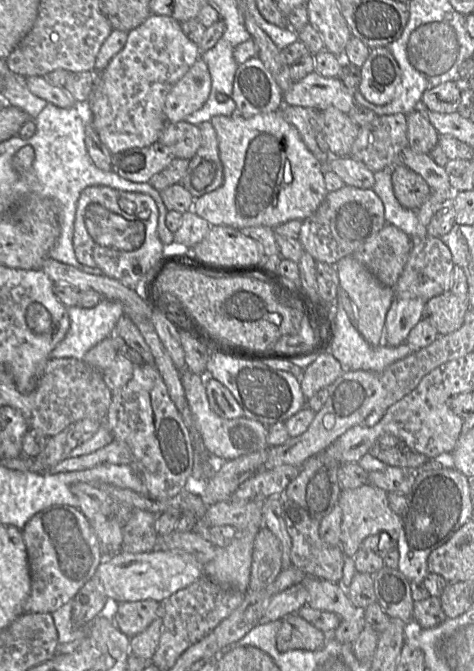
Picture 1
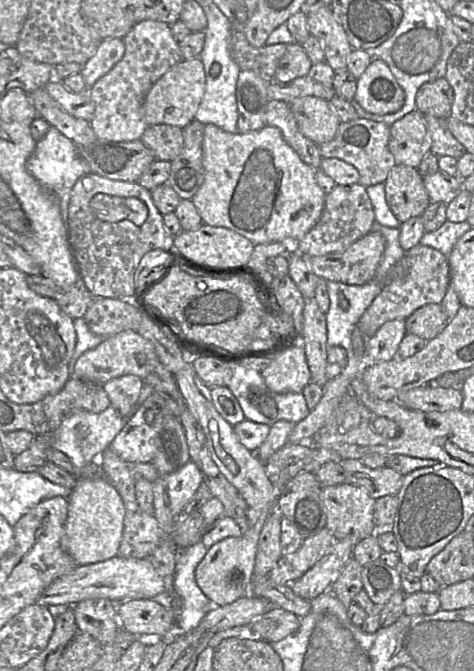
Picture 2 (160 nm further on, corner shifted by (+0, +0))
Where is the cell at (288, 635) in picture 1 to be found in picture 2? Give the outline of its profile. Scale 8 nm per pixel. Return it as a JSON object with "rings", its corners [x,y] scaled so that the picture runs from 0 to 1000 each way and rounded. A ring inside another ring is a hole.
{"rings":[[[574,902],[523,933],[536,954],[576,958],[622,943],[633,934],[633,925],[635,923],[620,914]]]}

